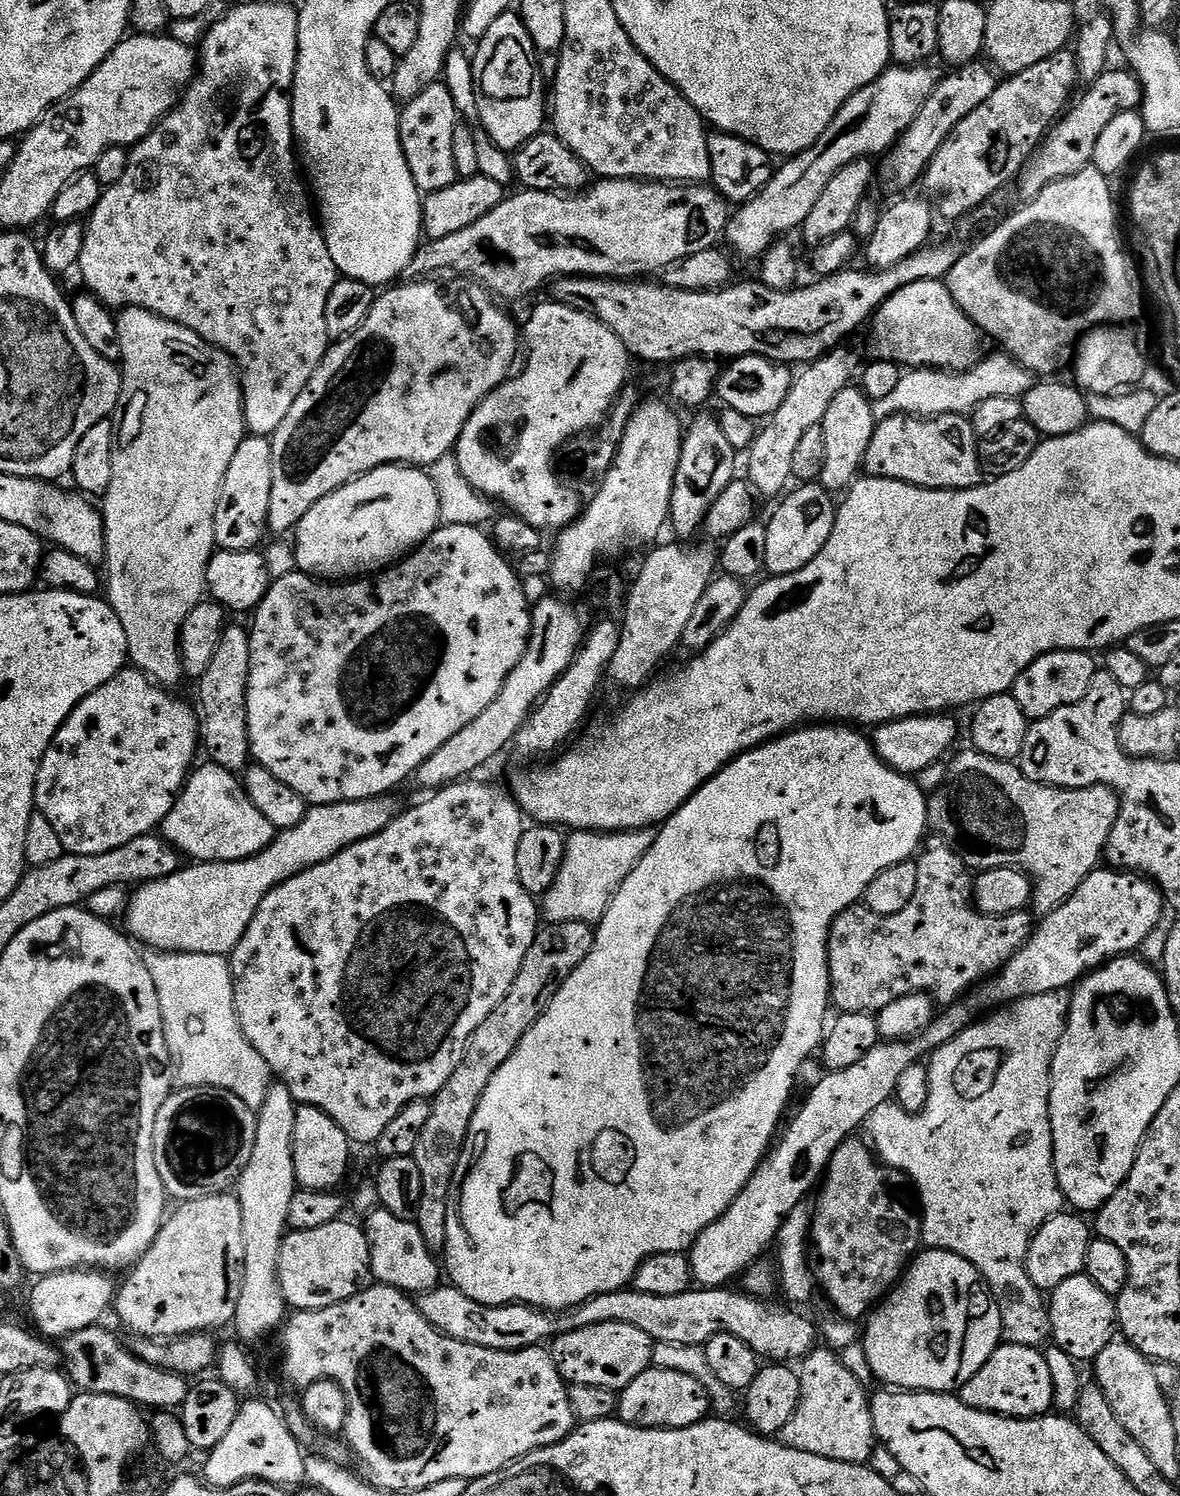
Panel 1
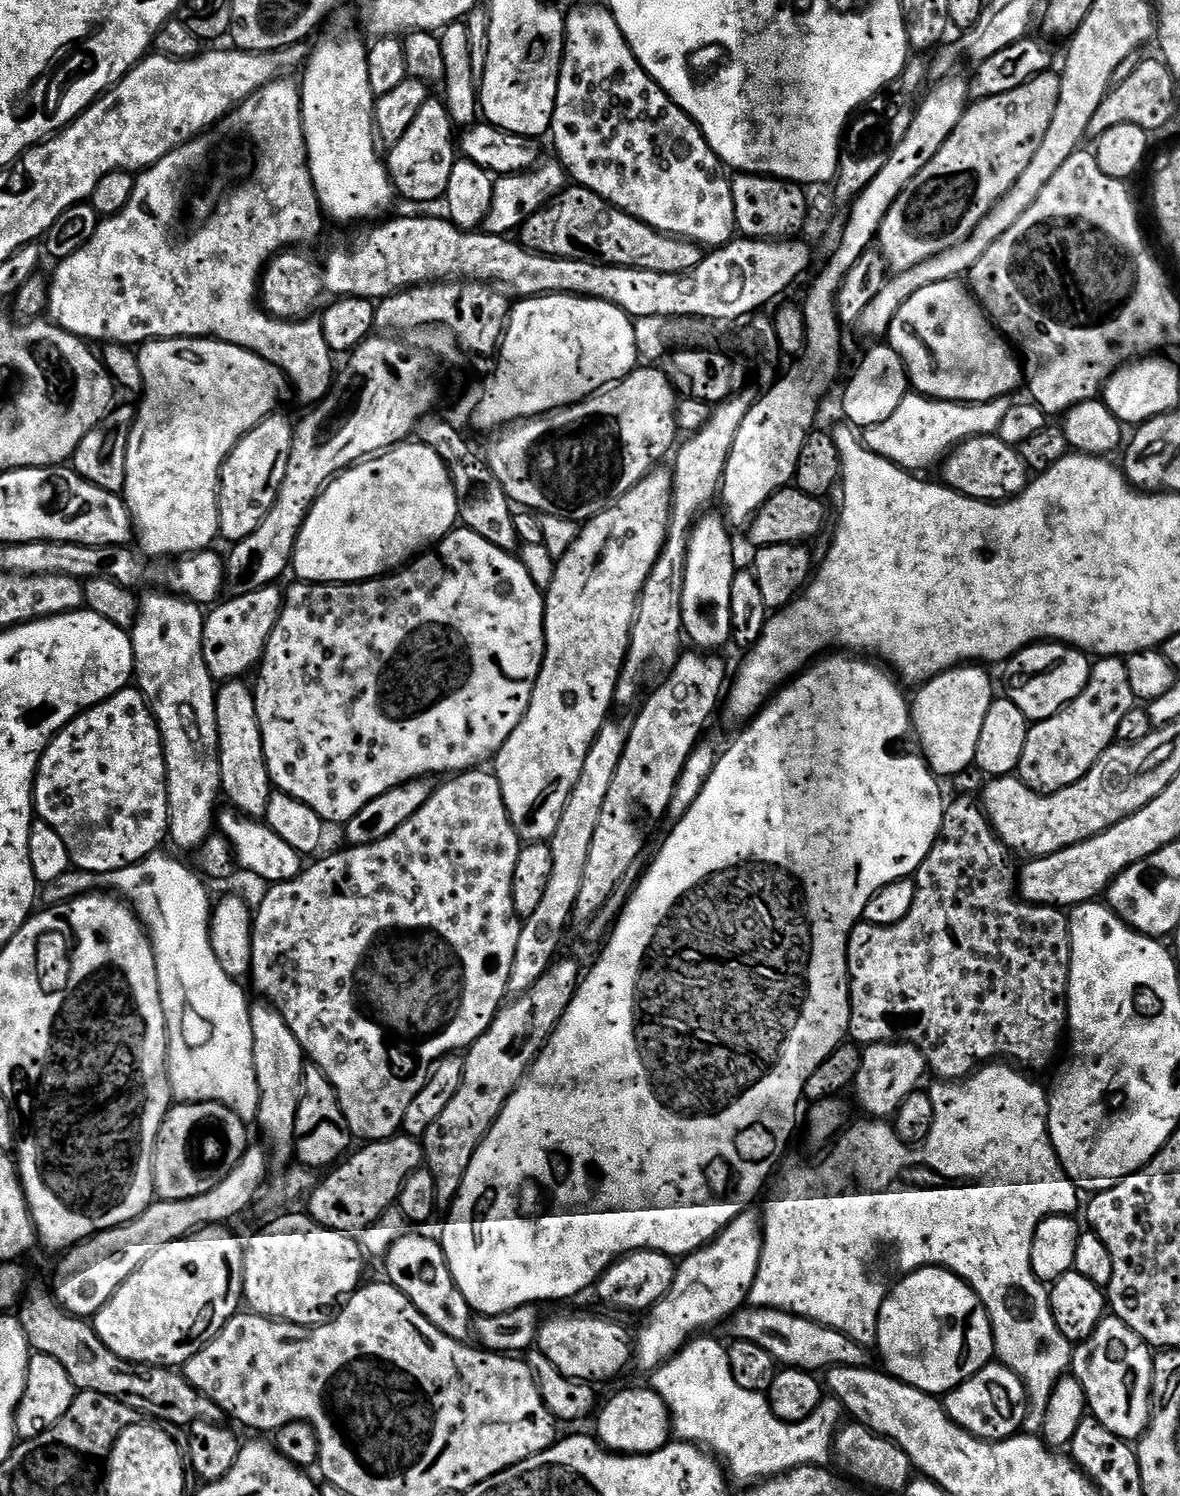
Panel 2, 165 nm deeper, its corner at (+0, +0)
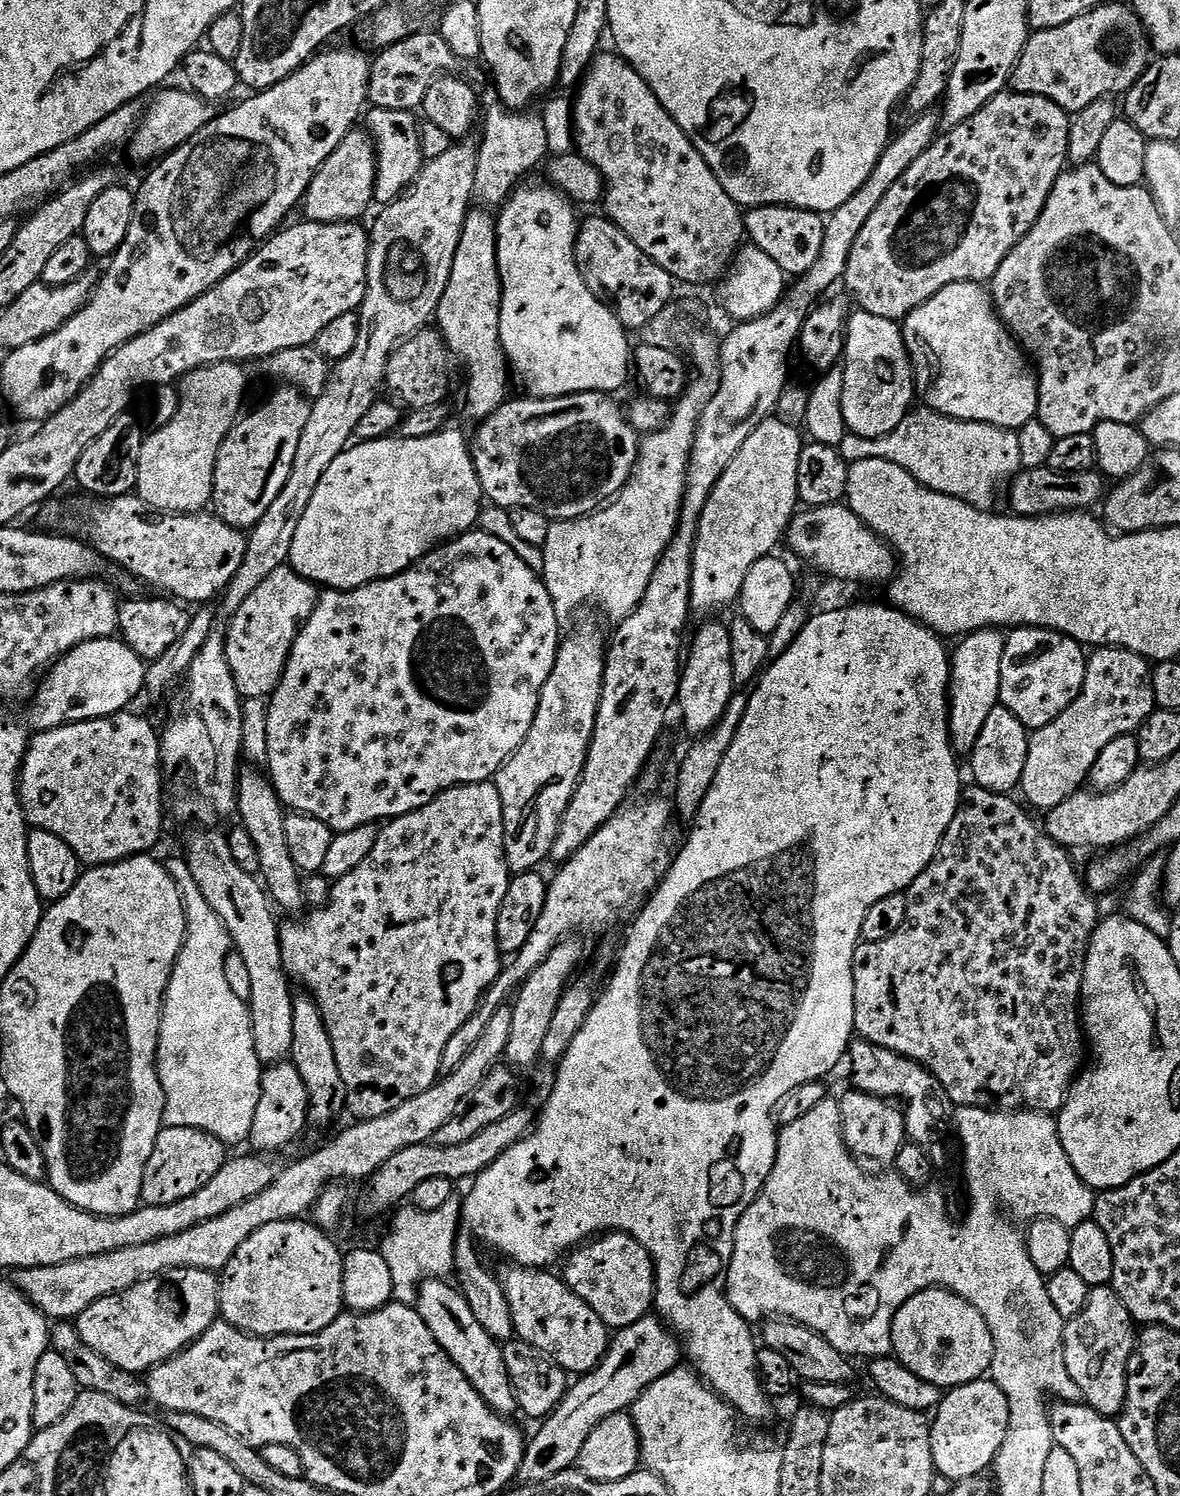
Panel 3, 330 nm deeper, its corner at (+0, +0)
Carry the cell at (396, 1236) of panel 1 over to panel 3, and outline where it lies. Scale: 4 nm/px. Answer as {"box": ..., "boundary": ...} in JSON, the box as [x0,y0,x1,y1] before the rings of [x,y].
{"box":[414,1278,517,1418],"boundary":[[[444,1278],[426,1280],[420,1288],[420,1297],[414,1305],[419,1312],[422,1322],[434,1334],[438,1346],[446,1350],[446,1354],[466,1374],[470,1386],[478,1390],[478,1394],[489,1406],[501,1416],[508,1418],[517,1411],[514,1390],[510,1386],[510,1378],[506,1374],[506,1362],[502,1362],[502,1347],[493,1336],[488,1336],[486,1330],[474,1318],[474,1310],[466,1302],[463,1292],[459,1287],[448,1285],[449,1281]]]}

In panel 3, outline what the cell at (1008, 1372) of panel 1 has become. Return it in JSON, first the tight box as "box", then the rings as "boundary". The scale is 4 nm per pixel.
{"box":[931,1378,1010,1480],"boundary":[[[981,1378],[969,1384],[960,1384],[958,1387],[943,1393],[940,1407],[935,1409],[931,1417],[932,1425],[932,1453],[934,1466],[941,1477],[948,1480],[972,1480],[984,1471],[991,1469],[996,1462],[996,1455],[1008,1433],[1010,1422],[1010,1402],[1006,1394],[990,1378]]]}

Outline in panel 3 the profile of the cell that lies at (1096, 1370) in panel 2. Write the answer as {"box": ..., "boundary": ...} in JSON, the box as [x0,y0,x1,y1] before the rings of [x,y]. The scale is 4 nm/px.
{"box":[1064,1286,1137,1418],"boundary":[[[1110,1286],[1092,1288],[1088,1305],[1064,1325],[1066,1370],[1070,1370],[1070,1378],[1078,1386],[1083,1403],[1103,1416],[1116,1418],[1124,1411],[1128,1359],[1132,1357],[1137,1335],[1130,1310],[1126,1310],[1122,1298]]]}

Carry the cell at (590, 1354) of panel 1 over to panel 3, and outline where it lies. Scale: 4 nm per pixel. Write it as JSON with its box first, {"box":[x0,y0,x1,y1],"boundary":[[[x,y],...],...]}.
{"box":[498,1266,610,1374],"boundary":[[[508,1266],[498,1279],[504,1286],[512,1315],[512,1331],[519,1339],[542,1350],[569,1374],[583,1374],[598,1367],[608,1352],[610,1329],[574,1294],[559,1275],[539,1268]]]}

